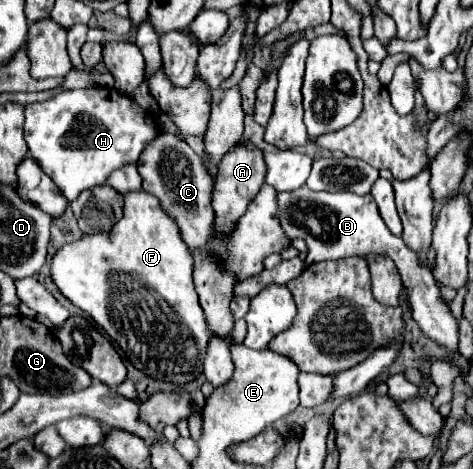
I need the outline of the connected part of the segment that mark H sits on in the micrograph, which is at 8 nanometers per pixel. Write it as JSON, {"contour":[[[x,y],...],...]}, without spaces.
{"contour":[[[114,88],[70,90],[26,106],[24,140],[28,152],[68,202],[76,200],[82,190],[106,184],[114,170],[138,162],[142,150],[152,144],[158,134],[160,126],[156,118],[144,112],[132,96],[124,96]]]}

